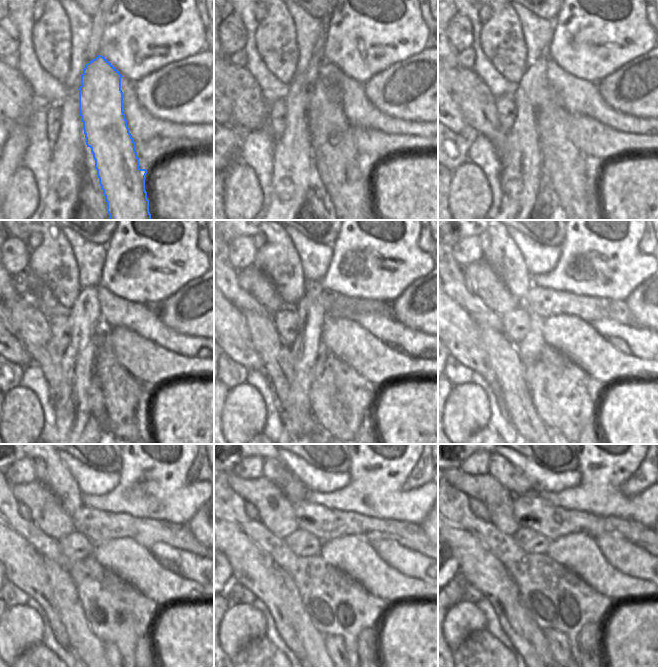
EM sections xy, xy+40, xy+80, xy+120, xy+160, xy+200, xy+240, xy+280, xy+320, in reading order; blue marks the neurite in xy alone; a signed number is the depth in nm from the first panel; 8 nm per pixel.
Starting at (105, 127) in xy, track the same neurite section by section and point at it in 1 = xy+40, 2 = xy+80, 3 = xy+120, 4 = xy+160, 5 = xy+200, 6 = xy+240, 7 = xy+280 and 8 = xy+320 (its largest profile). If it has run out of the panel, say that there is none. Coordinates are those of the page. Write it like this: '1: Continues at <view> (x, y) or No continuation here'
1: Continues at xy+40 (344, 172)
2: Continues at xy+80 (572, 175)
3: Continues at xy+120 (126, 398)
4: Continues at xy+160 (355, 407)
5: Continues at xy+200 (578, 412)
6: Continues at xy+240 (127, 635)
7: Continues at xy+280 (349, 633)
8: Continues at xy+320 (578, 620).

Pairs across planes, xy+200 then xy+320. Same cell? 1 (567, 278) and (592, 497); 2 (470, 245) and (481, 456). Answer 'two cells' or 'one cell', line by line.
1: one cell
2: one cell

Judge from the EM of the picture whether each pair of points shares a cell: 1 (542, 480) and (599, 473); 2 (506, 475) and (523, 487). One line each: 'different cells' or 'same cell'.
1: different cells
2: same cell

